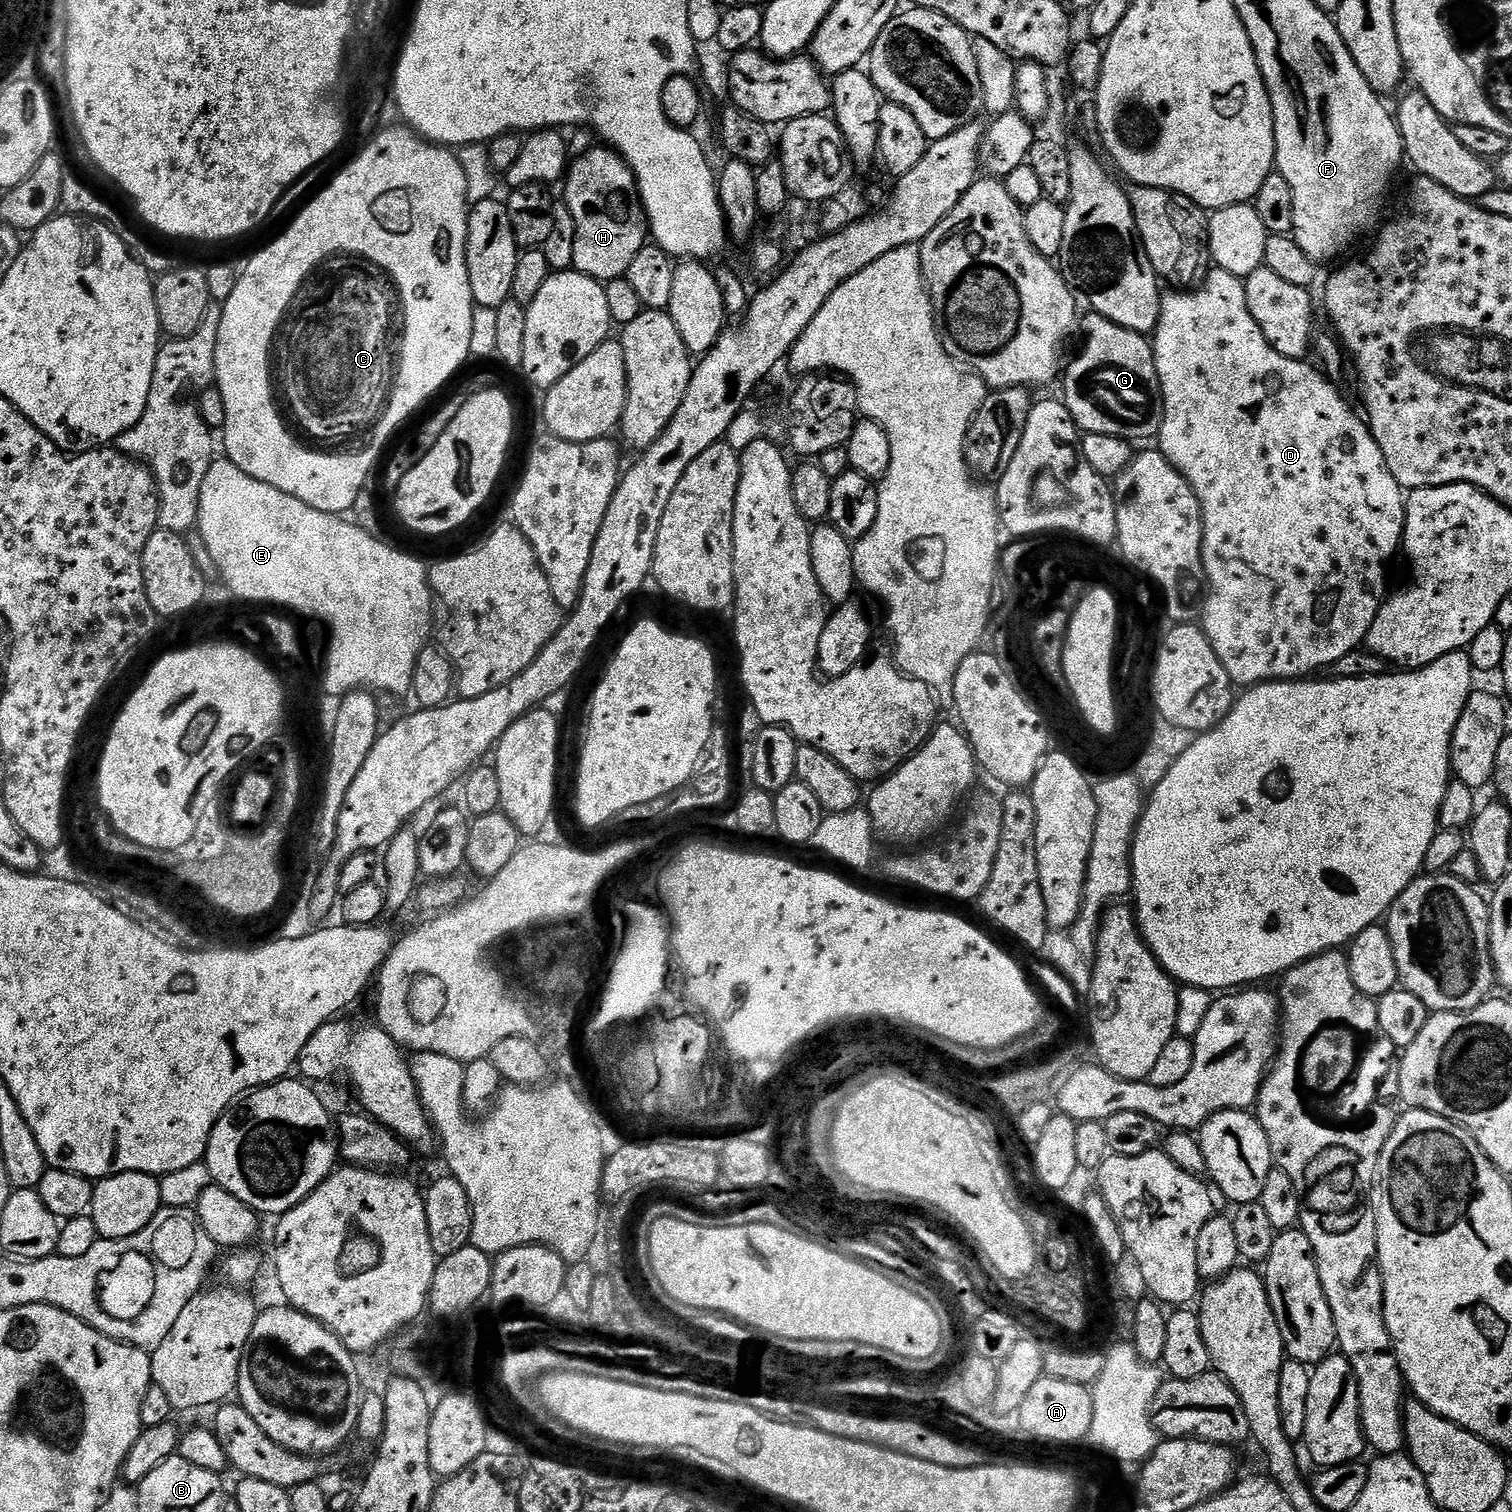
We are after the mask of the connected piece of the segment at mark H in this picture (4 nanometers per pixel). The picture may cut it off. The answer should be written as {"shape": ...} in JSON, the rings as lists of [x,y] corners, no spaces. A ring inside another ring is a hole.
{"shape":[[[595,146],[588,153],[571,161],[563,181],[563,199],[570,214],[574,214],[576,237],[574,238],[574,262],[572,268],[593,280],[607,282],[621,279],[627,273],[630,262],[638,258],[638,250],[642,250],[649,239],[648,218],[640,205],[640,192],[636,188],[636,175],[624,159],[607,146]]]}

